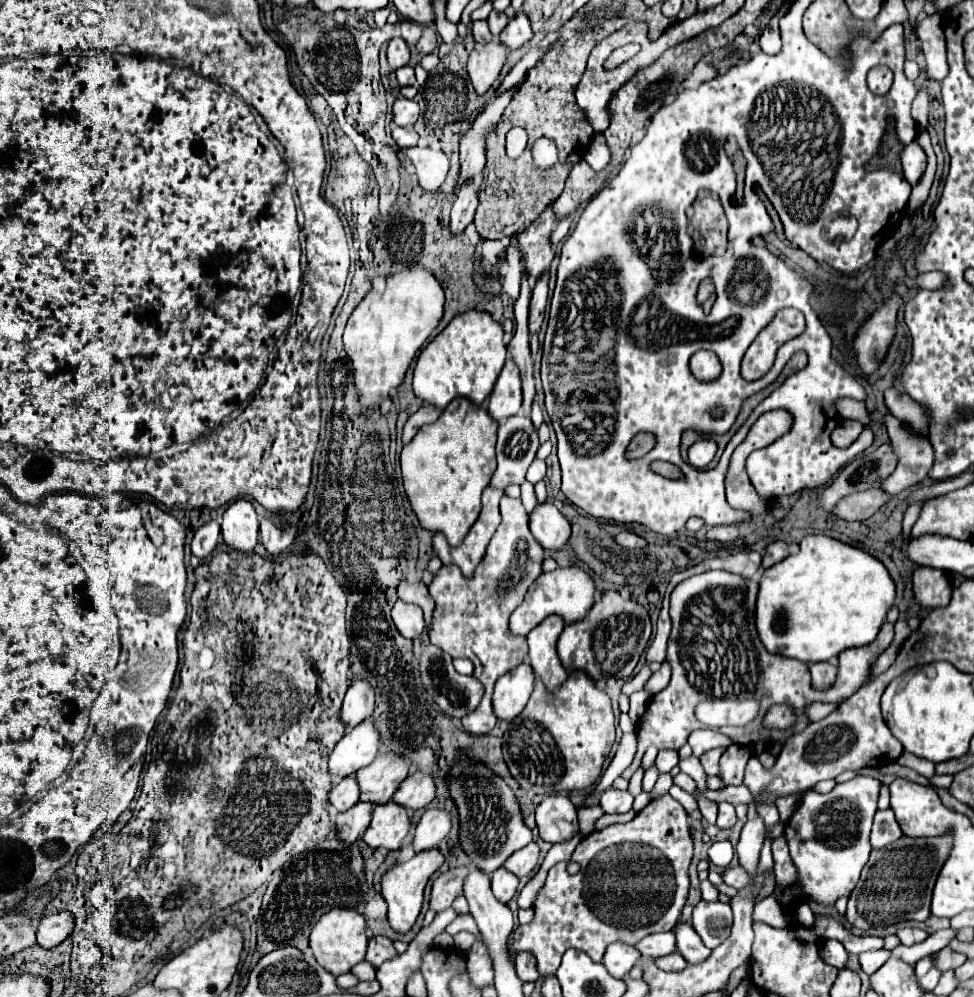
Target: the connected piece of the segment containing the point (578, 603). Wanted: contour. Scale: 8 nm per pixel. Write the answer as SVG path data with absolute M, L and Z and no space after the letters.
M577 566L571 568L557 568L549 574L541 574L525 594L523 604L513 612L511 616L511 628L517 634L527 636L529 630L533 630L541 620L545 620L551 614L557 614L565 620L565 624L573 624L577 620L583 620L583 616L589 612L593 606L593 594L595 594L595 584L587 572L583 572Z

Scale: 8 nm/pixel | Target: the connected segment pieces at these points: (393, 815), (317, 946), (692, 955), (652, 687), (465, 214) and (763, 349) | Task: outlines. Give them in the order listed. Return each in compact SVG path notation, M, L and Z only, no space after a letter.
M385 804L381 808L373 808L371 824L363 834L363 840L371 848L385 848L385 850L399 850L403 838L411 828L411 820L407 810L399 804Z
M333 908L315 924L309 944L317 962L325 970L333 972L335 976L349 972L355 964L359 964L365 958L365 952L367 952L367 934L365 934L363 914L349 908Z
M679 922L675 926L675 936L677 936L677 950L685 956L689 964L699 964L709 958L709 948L701 942L699 934L693 932L693 926L687 922Z
M663 662L660 670L654 672L651 678L646 682L645 689L649 690L653 695L663 690L669 683L671 678L671 666L669 662Z
M473 182L463 184L457 190L457 200L453 202L451 208L451 234L461 234L471 222L473 222L473 214L477 208L477 194L473 190Z
M793 308L779 310L775 320L759 332L755 342L745 352L741 362L741 376L749 382L763 378L773 366L777 350L785 342L803 334L803 330L805 330L805 316L799 310Z

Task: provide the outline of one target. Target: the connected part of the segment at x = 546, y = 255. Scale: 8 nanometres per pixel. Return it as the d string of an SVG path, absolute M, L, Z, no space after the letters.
M549 206L531 226L527 226L521 234L513 236L519 248L523 270L527 276L535 280L539 280L543 272L547 272L551 266L553 250L549 244L549 236L555 226L557 226L557 218Z

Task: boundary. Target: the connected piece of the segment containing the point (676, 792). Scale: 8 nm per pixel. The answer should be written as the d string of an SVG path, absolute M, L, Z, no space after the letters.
M673 784L672 787L669 789L669 794L679 803L681 803L681 805L688 813L697 809L698 807L697 802L692 794L685 792L675 784Z

